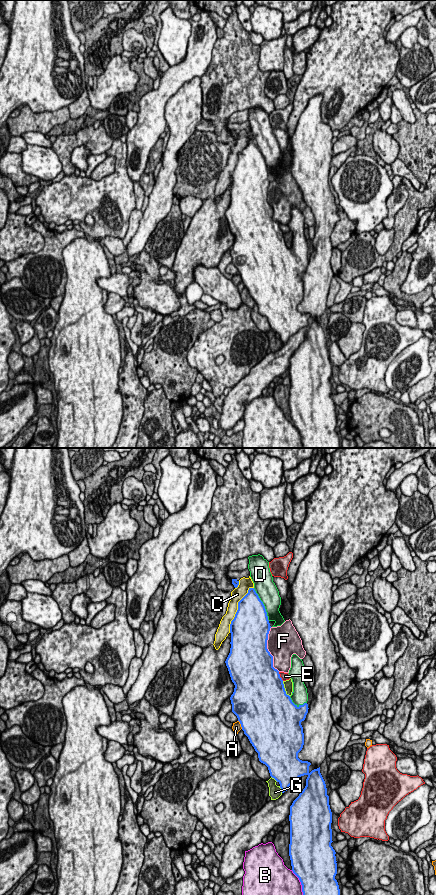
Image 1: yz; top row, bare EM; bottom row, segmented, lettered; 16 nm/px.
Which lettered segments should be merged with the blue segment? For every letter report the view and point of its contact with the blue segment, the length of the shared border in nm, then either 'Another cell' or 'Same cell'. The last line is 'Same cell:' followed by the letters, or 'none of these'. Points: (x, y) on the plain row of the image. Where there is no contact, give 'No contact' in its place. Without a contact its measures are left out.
A: Touches blue at yz (240, 275). Shared border 160 nm. Another cell
B: Touches blue at yz (301, 435). Shared border 460 nm. Another cell
C: Touches blue at yz (238, 161). Shared border 850 nm. Another cell
D: Touches blue at yz (263, 156). Shared border 600 nm. Same cell
E: Touches blue at yz (279, 228). Shared border 170 nm. Another cell
F: Touches blue at yz (267, 202). Shared border 750 nm. Another cell
G: Touches blue at yz (284, 241). Shared border 280 nm. Another cell
Same cell: D

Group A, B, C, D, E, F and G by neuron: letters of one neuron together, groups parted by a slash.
A / B / C / D / E / F / G

